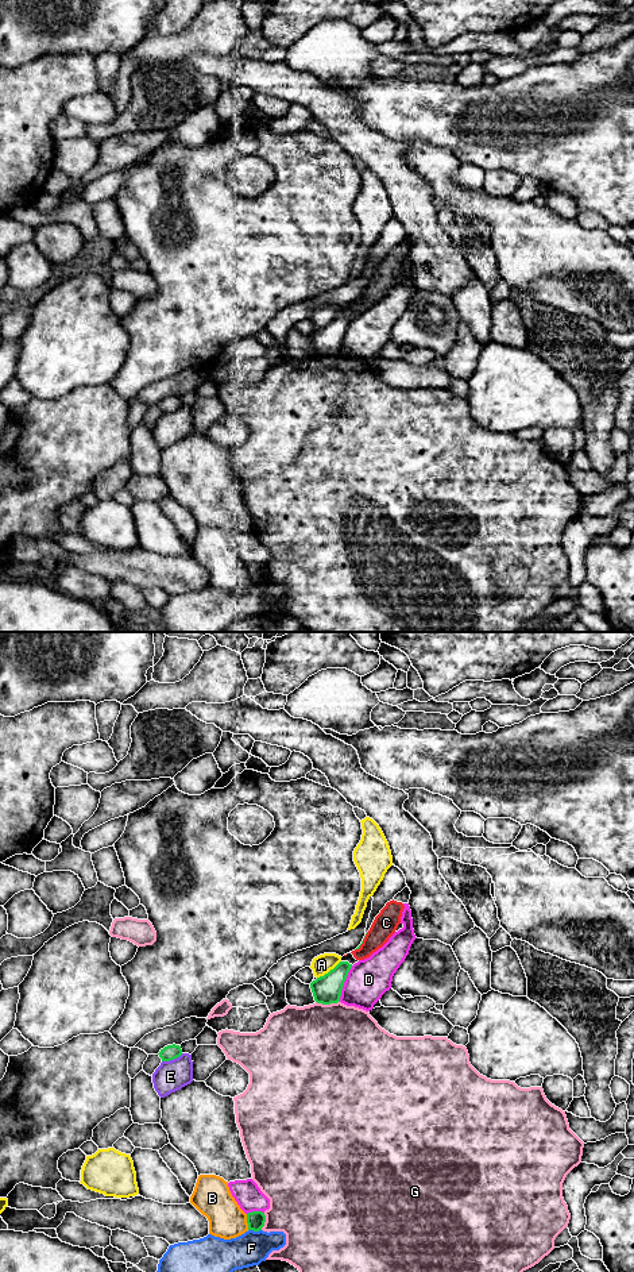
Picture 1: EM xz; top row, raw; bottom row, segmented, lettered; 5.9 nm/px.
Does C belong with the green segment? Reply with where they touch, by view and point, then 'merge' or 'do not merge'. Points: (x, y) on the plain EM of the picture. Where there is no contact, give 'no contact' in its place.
xz (362, 293) | do not merge

